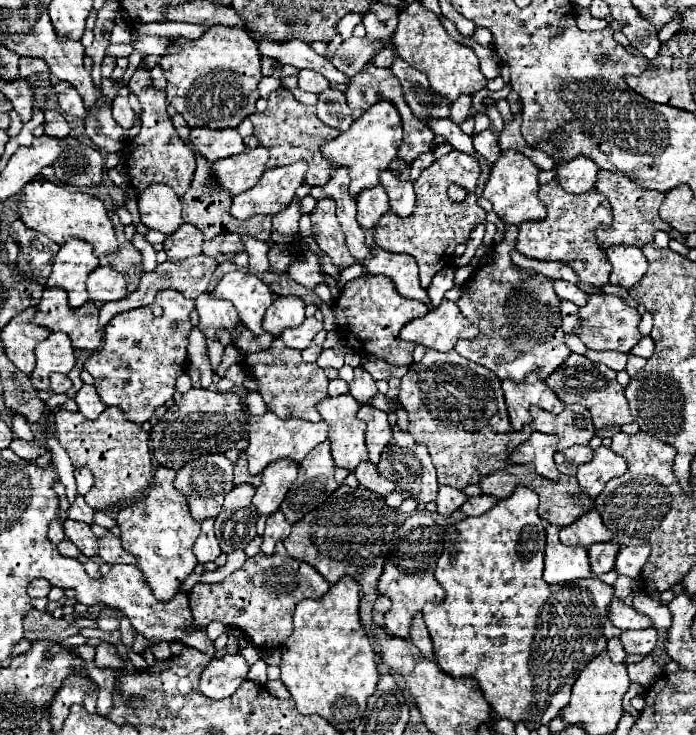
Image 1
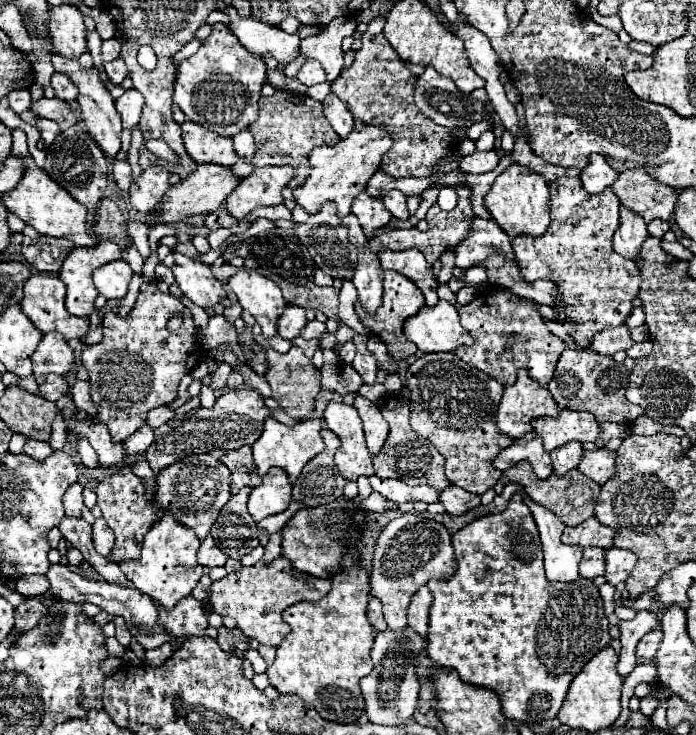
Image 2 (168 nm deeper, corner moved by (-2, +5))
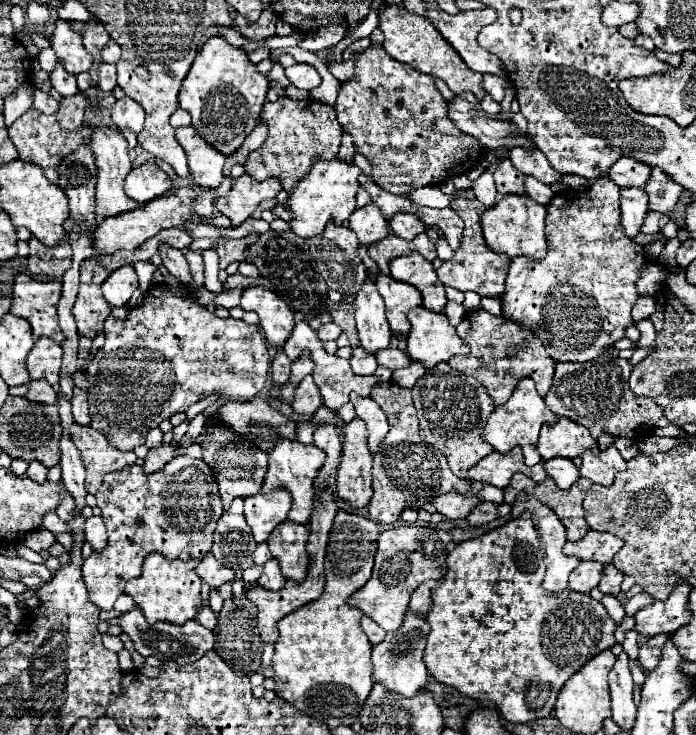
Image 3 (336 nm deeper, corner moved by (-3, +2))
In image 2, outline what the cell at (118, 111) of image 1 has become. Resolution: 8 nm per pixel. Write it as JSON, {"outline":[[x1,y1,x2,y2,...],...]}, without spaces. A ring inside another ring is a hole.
{"outline":[[126,90,118,100,116,100,116,112,122,118,124,128,134,128,140,120,140,112,144,106,144,98,136,90]]}

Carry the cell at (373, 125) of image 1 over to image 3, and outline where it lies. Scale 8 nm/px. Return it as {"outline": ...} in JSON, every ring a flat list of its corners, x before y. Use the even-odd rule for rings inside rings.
{"outline":[[339,157,329,161,317,161,311,171,297,183,293,193,285,203,275,205,275,213,279,219,285,219,291,223,291,231,295,231,299,237,307,239,313,235,323,233,329,217,333,217,335,223,343,223,349,219,349,215,355,209,355,193,359,189,357,177,361,175,361,169,355,163,347,163]]}

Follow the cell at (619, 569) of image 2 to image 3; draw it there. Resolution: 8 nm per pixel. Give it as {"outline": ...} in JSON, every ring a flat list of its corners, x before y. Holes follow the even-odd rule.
{"outline":[[609,563,605,569,603,569,603,579,601,579,601,583,599,583,599,589,601,589,601,593,609,593,609,595,617,595,621,589,619,589,619,585,621,585,621,581,623,581,623,573,613,565,613,563]]}

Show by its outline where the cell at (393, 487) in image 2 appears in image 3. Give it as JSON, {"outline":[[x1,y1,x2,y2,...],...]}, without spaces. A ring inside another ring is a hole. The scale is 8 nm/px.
{"outline":[[443,493,431,501,431,505,437,509,437,513,449,517,449,519,463,519,475,505,479,505,477,497,471,495,459,495,459,493]]}

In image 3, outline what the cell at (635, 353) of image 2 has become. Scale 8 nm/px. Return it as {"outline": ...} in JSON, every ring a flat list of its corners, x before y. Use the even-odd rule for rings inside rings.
{"outline":[[643,319,637,323,637,329,641,331,641,337,639,337,639,343,635,345,635,349,651,349,653,343,655,343,655,327,649,319]]}

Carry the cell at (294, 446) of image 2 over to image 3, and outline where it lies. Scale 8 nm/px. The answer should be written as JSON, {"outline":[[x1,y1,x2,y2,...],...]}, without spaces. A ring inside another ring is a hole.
{"outline":[[283,439,283,441,277,441,275,447,271,447,267,451,267,455,269,455,269,467,267,467,267,475,265,475,261,491,267,493,275,487,289,489,293,495,293,507,289,511,289,519,295,523,307,523,311,509,313,509,313,487,311,485,313,485,313,477,315,477,317,469,321,469,323,459,325,459,323,449,319,449,315,445,303,445,299,441]]}

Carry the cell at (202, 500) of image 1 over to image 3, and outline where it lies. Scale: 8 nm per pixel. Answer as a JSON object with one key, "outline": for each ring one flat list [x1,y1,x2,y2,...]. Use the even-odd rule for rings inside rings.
{"outline":[[185,455,175,457,173,461,169,461,165,465,165,469,155,471,151,475,143,473,139,465,131,465,121,471,109,473,103,479,95,497,97,497,97,505,103,511,101,517,103,517,107,533,109,533,109,543,103,551,93,553,83,563,83,581,87,585,89,599,101,609,113,609,113,603,123,593,125,583,129,579,141,575,143,559,153,551,163,553,167,559,183,559,183,561,203,559,205,553,211,549,213,531,223,513,219,487,217,487,213,469,203,459,193,459,193,457,185,457]]}

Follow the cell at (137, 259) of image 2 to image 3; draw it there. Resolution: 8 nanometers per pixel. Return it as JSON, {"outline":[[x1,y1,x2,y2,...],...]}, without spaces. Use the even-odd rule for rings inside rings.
{"outline":[[137,261,133,267,139,277,139,289,147,291,153,285,151,281,153,281,153,273,155,273,155,265,151,261]]}

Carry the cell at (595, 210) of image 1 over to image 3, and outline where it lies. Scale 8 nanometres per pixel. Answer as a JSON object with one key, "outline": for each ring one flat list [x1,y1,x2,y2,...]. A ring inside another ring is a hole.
{"outline":[[599,177,583,191,561,191,547,207,547,255,533,261,529,257,515,257,505,281,505,293,501,297,505,317,531,329,543,339,547,355,555,361,593,361,605,351,605,345,625,337,625,329,633,323,631,307,637,301,635,281,639,265,643,265,645,249,633,239,623,237,619,225,619,187]]}

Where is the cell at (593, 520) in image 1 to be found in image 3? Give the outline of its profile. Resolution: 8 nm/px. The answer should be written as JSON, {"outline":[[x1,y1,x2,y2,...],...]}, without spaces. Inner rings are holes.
{"outline":[[587,531,587,535,579,541,567,541,563,547,563,553,575,555,583,561,593,559,599,563,611,563,617,549,623,547,623,541,611,533,599,533,599,531]]}

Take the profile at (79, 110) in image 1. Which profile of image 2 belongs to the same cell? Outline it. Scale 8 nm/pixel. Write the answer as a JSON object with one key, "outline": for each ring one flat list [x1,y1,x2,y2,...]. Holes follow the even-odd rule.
{"outline":[[56,72,52,76,52,88,54,88,56,96,66,100,66,102,74,102,74,98,78,96,78,88,74,86,74,82,66,74,58,74]]}

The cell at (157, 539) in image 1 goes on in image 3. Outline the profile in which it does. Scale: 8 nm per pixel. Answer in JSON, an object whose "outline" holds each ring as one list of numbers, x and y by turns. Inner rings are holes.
{"outline":[[151,553,143,563,143,573,137,579,127,581,125,593,135,599,137,605,141,605,147,621,169,621,169,623,185,623,195,617,197,607,201,605,201,579,195,573,199,561,167,561,159,553]]}

